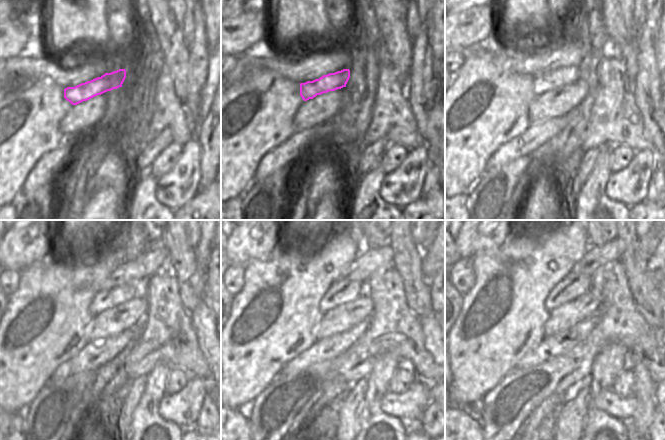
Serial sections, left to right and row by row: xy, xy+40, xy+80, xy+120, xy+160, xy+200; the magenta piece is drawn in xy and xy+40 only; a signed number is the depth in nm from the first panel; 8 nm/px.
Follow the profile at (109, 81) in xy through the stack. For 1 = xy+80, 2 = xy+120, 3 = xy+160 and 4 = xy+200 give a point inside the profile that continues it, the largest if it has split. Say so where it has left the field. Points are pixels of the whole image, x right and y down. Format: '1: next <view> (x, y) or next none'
1: next xy+80 (563, 76)
2: next xy+120 (103, 300)
3: next xy+160 (341, 291)
4: next xy+200 (572, 286)

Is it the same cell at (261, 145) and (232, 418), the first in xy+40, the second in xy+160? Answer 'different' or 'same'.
different

